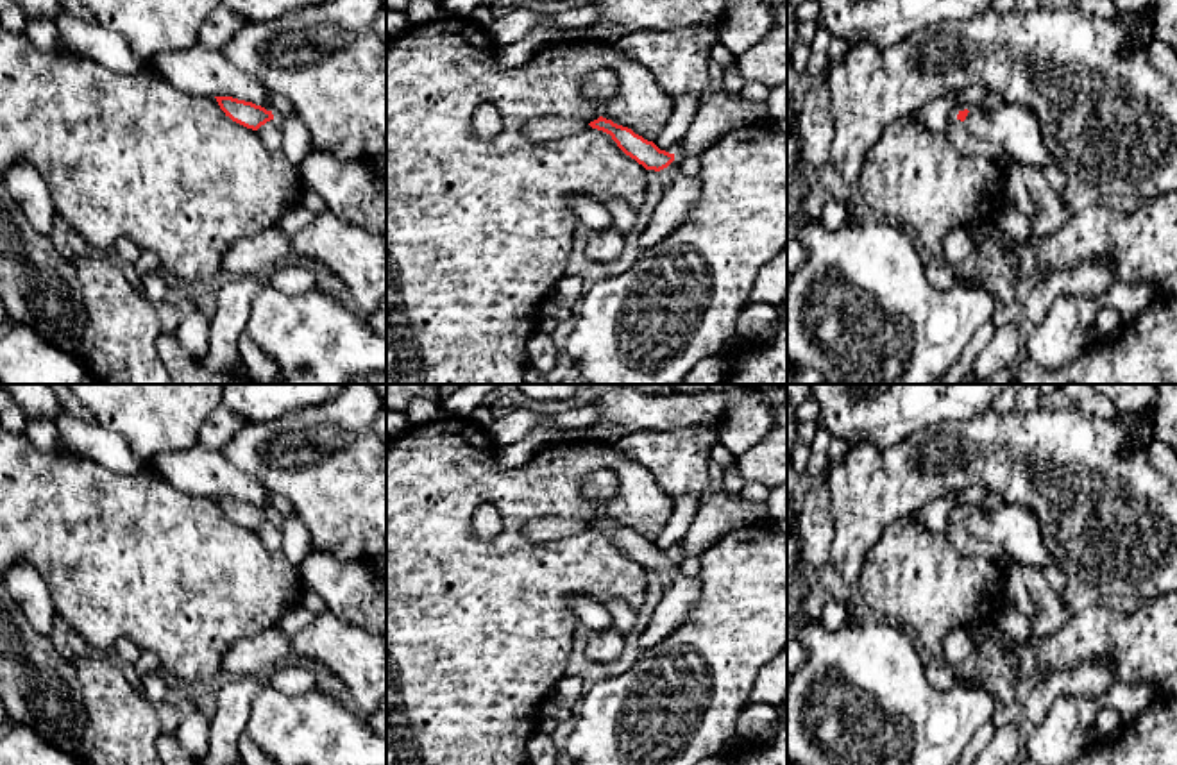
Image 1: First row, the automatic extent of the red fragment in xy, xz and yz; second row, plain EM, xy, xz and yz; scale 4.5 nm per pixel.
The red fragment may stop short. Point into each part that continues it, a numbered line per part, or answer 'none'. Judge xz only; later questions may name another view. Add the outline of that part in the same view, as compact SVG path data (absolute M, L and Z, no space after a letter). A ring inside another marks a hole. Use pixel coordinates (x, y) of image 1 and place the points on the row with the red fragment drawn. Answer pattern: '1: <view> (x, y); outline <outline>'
1: xz (680, 195); outline M676 159L658 173L664 184L664 195L649 223L639 236L639 245L642 248L656 245L676 231L699 200L698 177L685 175Z

